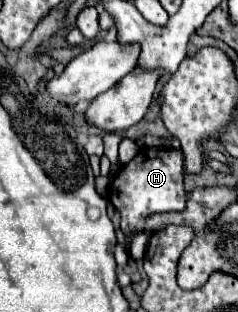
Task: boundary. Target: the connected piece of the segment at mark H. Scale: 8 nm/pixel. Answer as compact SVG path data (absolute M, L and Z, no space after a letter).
M141 148L131 162L127 162L121 172L111 180L109 200L121 214L121 230L127 240L127 250L131 236L145 230L145 220L157 212L179 212L185 208L185 188L183 188L183 152L181 150L151 150Z

